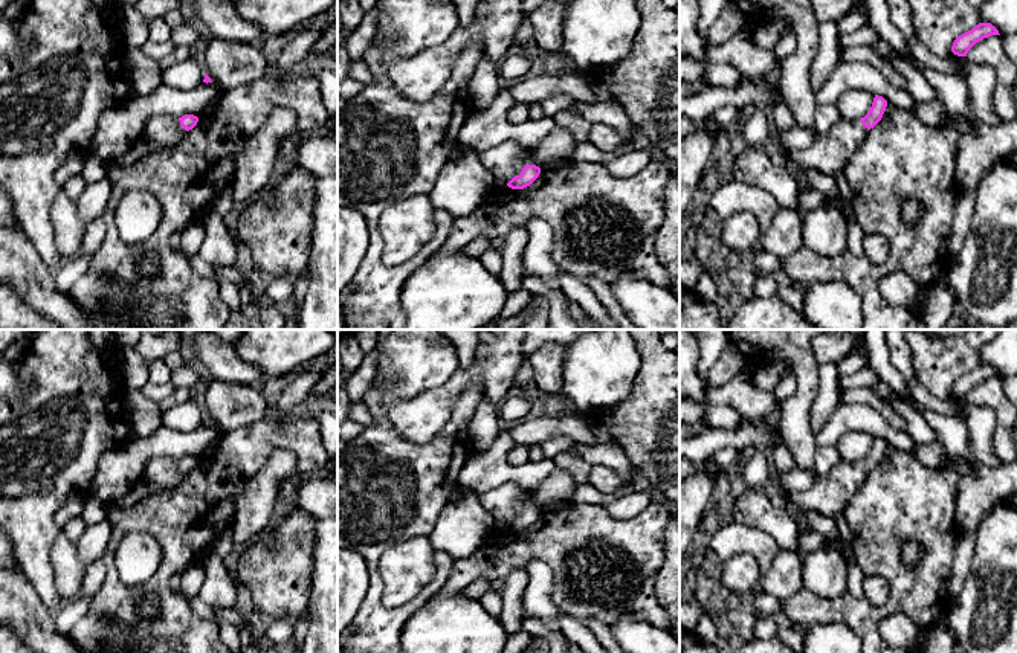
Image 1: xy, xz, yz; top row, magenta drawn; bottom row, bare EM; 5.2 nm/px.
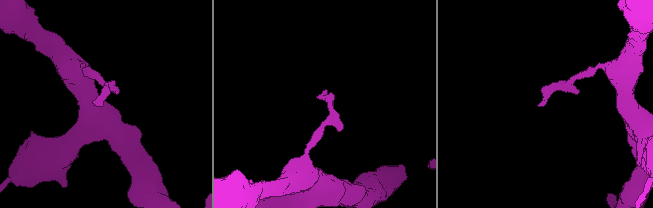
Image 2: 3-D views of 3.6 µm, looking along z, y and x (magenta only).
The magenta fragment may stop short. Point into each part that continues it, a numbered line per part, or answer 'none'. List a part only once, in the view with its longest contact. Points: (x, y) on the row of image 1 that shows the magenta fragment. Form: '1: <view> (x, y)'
1: xz (504, 162)

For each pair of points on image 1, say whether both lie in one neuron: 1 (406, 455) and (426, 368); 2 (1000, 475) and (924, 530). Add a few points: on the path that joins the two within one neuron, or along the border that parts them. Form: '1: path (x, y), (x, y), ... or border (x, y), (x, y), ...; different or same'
1: path (382, 431), (380, 403), (402, 382); same
2: border (961, 475), (956, 495), (956, 527), (959, 531); different

